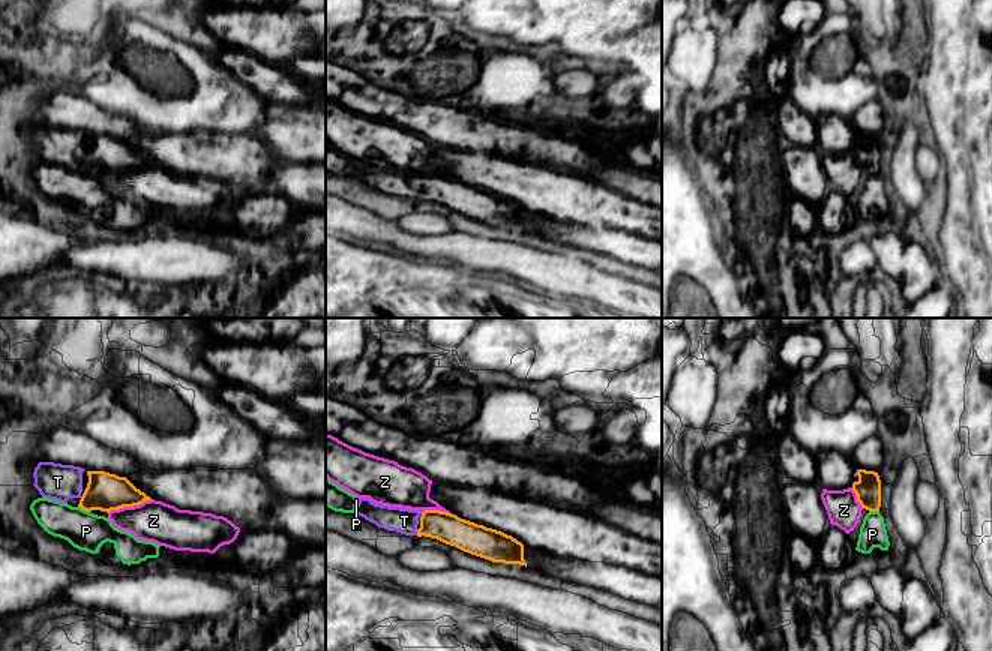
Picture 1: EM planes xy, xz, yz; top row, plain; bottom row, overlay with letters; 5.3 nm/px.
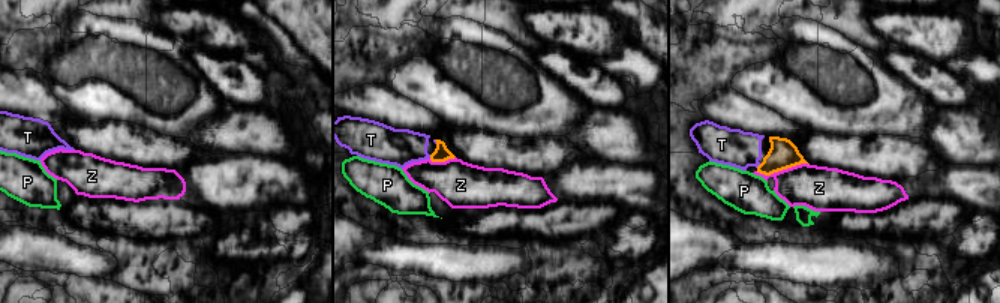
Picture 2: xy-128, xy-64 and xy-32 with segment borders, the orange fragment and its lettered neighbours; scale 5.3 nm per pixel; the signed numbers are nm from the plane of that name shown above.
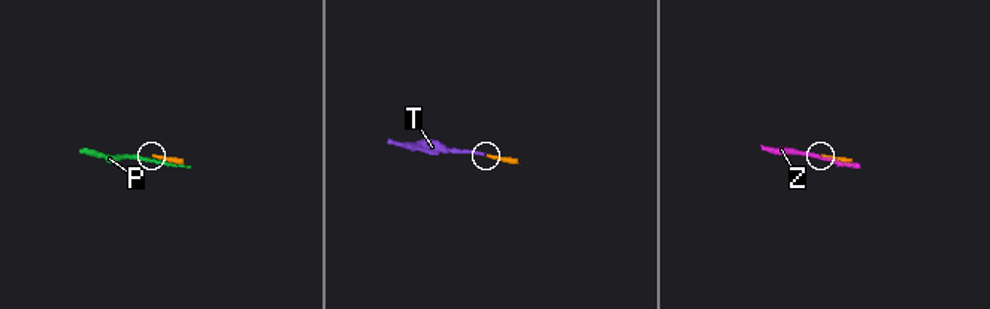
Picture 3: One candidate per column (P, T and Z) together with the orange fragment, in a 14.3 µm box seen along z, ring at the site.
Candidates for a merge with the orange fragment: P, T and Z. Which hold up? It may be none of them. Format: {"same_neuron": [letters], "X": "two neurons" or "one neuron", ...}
{"same_neuron": ["T"], "P": "two neurons", "T": "one neuron", "Z": "two neurons"}

